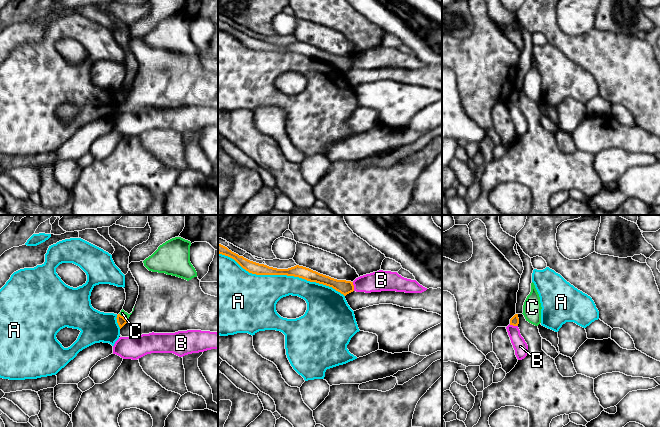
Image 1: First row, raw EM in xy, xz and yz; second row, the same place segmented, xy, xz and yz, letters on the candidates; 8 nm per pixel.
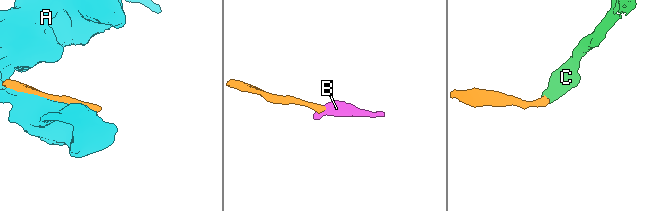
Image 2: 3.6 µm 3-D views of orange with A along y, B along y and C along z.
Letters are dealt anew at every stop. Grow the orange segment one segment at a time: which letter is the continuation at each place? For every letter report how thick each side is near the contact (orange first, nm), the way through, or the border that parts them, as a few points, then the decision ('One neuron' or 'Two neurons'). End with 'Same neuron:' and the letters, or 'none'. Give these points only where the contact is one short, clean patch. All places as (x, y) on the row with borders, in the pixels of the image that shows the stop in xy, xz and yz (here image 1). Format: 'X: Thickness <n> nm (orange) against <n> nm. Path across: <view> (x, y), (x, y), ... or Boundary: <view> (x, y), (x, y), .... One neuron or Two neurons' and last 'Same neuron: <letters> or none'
A: Thickness 100 nm (orange) against 320 nm. Two neurons
B: Thickness 110 nm (orange) against 160 nm. Boundary: xz (352, 282), (354, 290). Two neurons
C: Thickness 70 nm (orange) against 50 nm. Boundary: xy (119, 313), (127, 319). Two neurons
Same neuron: none

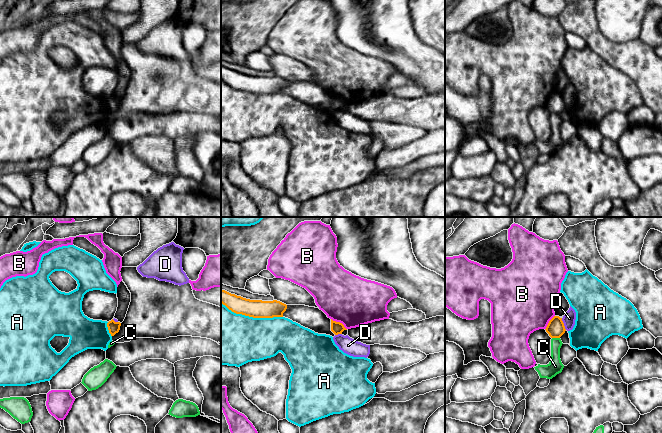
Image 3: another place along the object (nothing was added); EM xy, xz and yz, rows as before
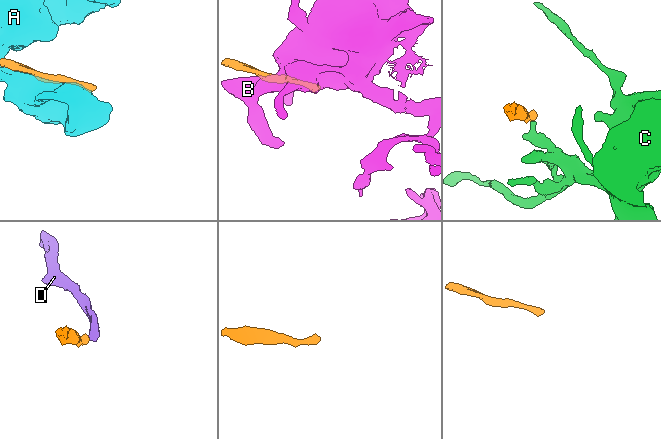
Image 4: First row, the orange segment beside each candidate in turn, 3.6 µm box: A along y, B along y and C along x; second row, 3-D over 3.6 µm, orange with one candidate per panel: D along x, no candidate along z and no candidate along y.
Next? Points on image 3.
A: Thickness 140 nm (orange) against 420 nm. Two neurons
B: Thickness 100 nm (orange) against 400 nm. Boundary: xz (331, 318), (339, 321), (346, 329). Two neurons
C: Thickness 140 nm (orange) against 120 nm. Two neurons
D: Thickness 140 nm (orange) against 100 nm. Boundary: yz (561, 318), (566, 329). Two neurons
Same neuron: none

